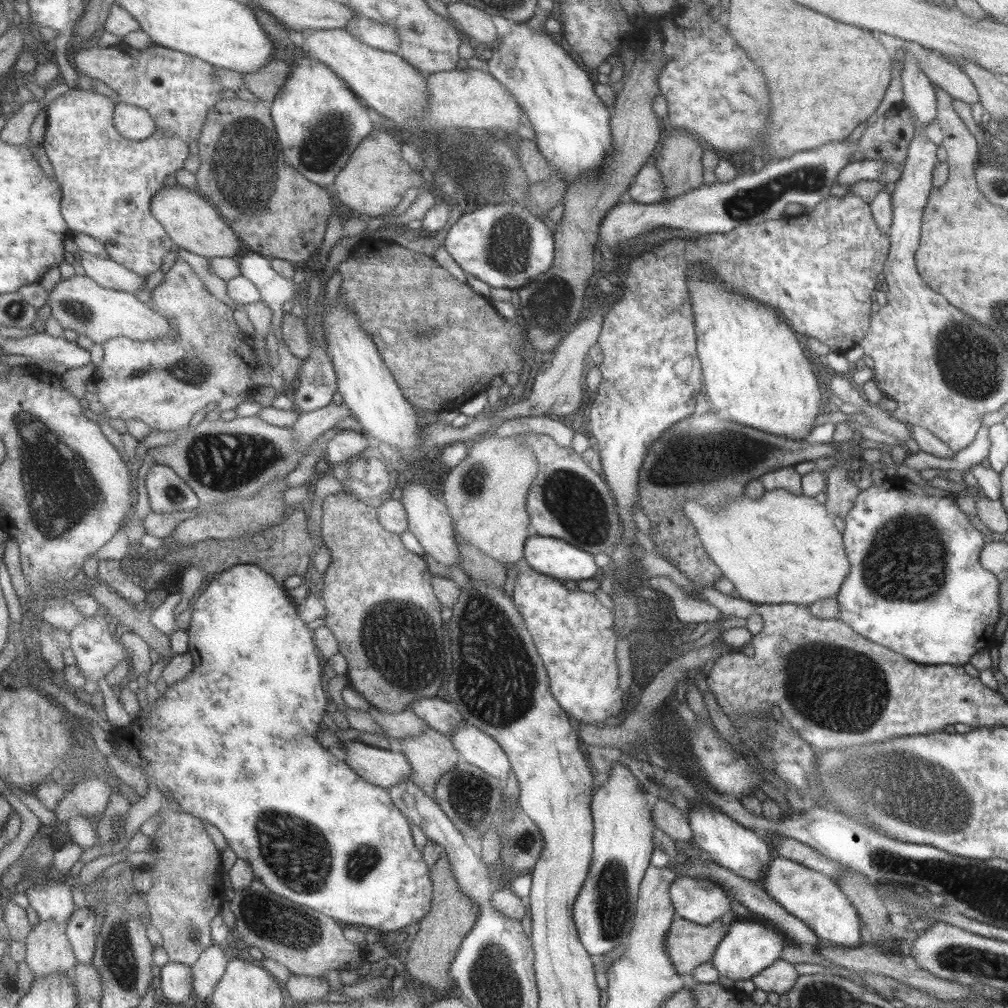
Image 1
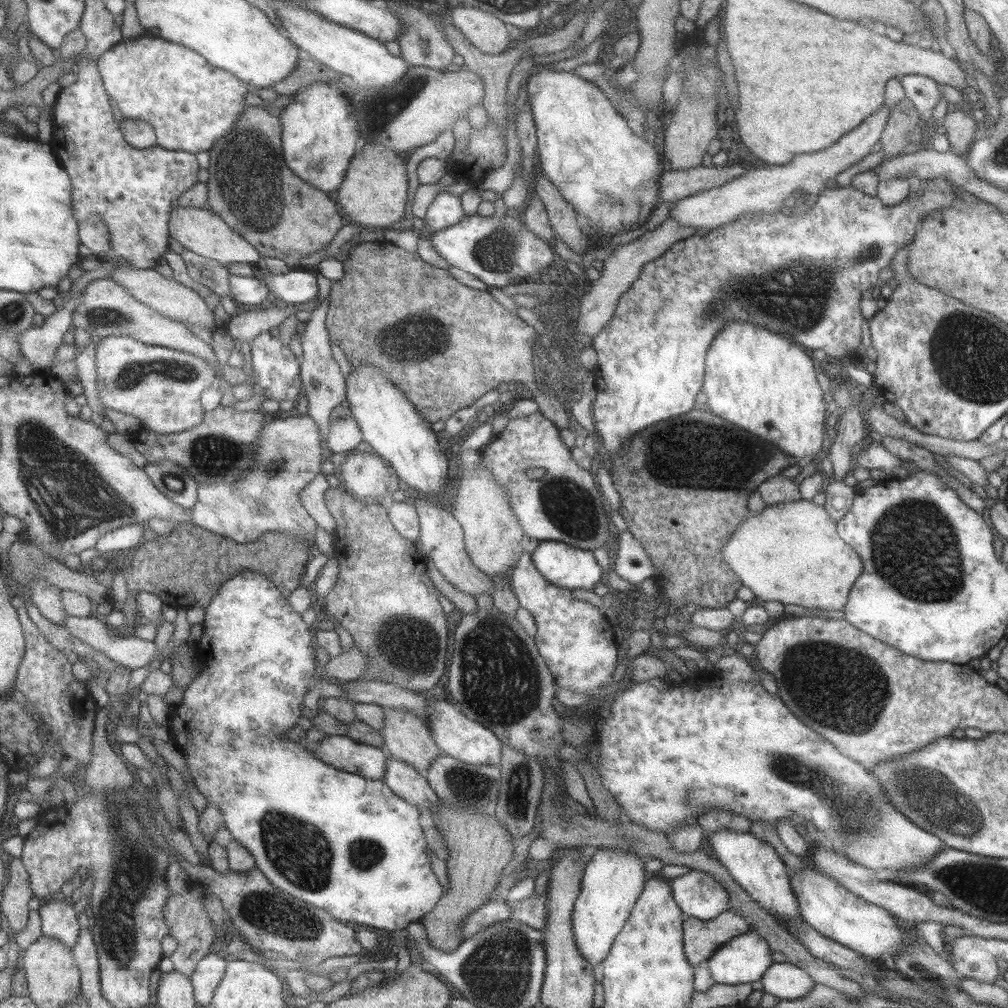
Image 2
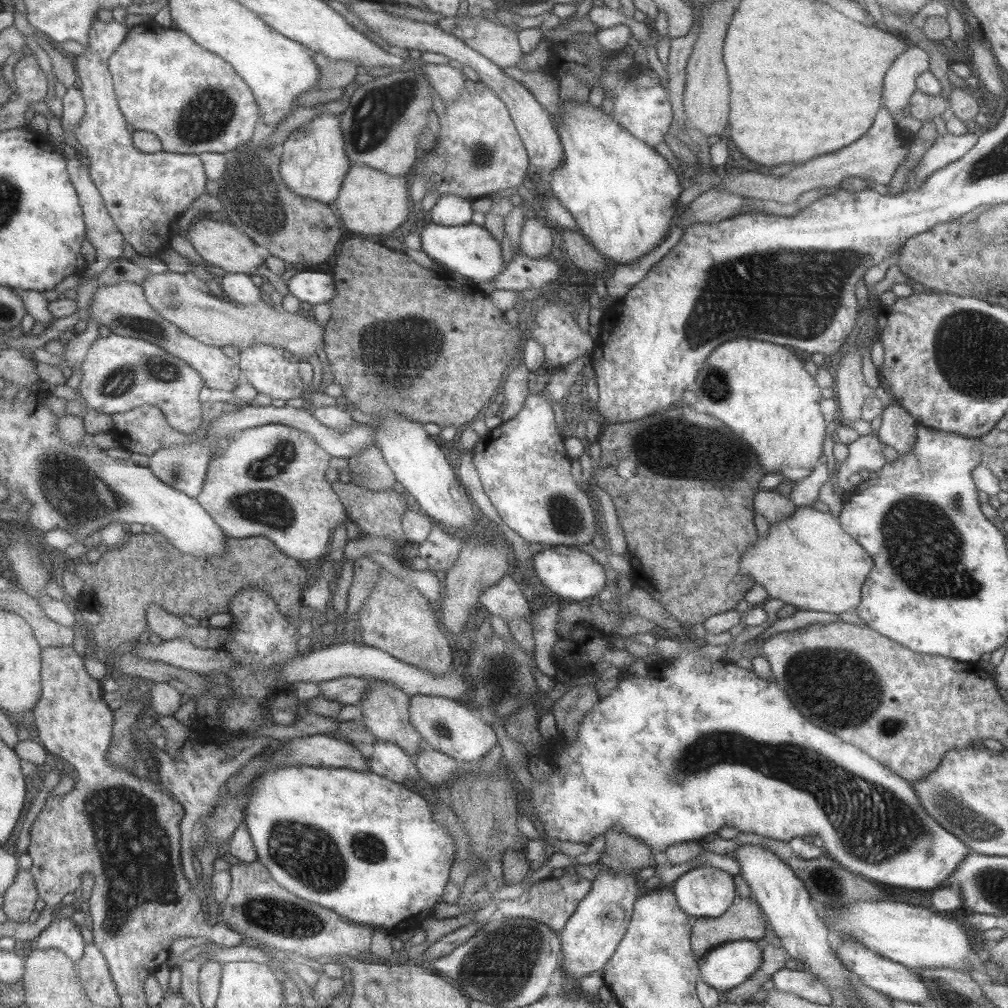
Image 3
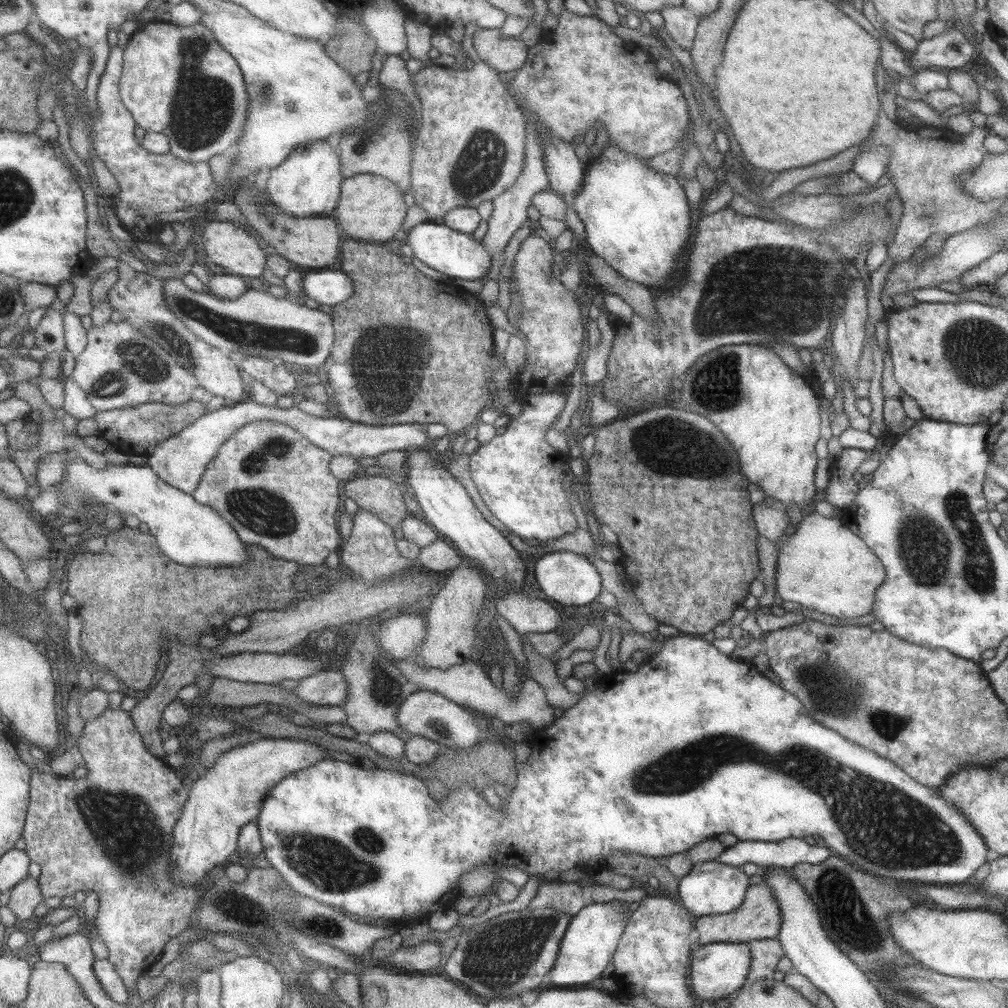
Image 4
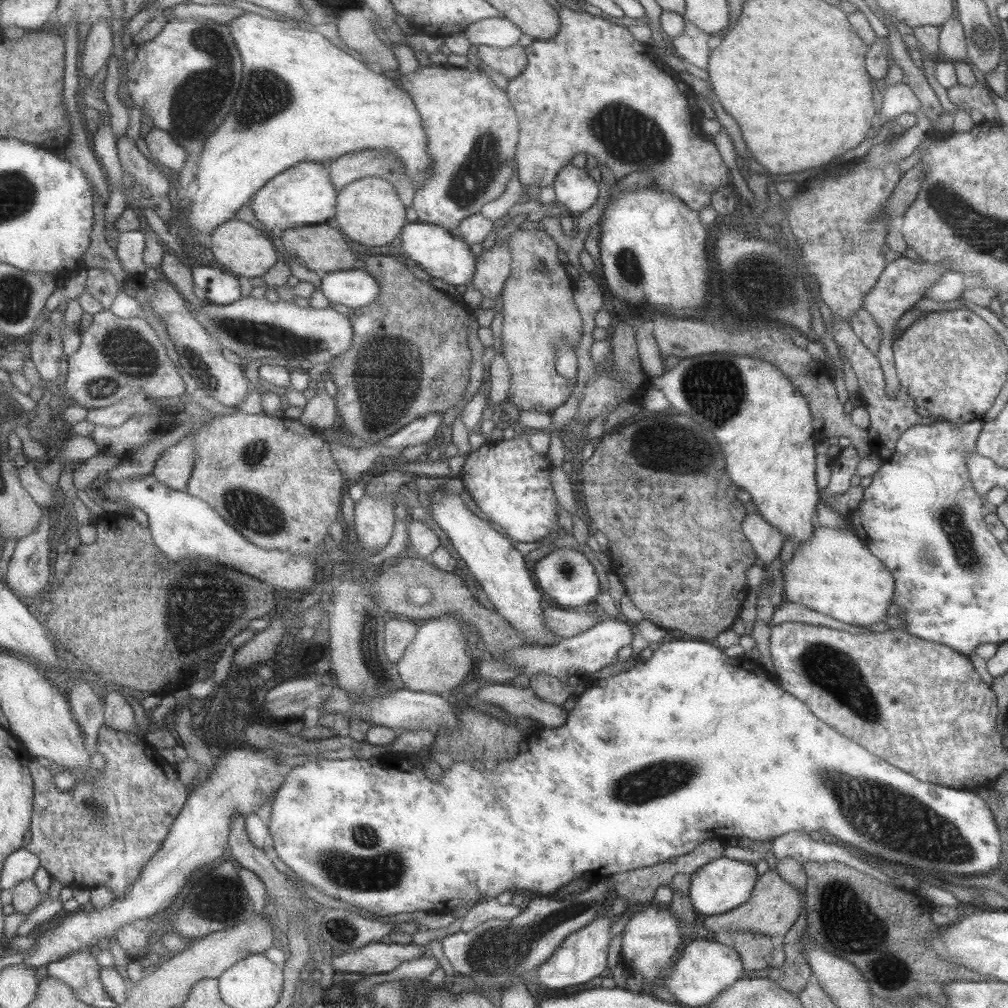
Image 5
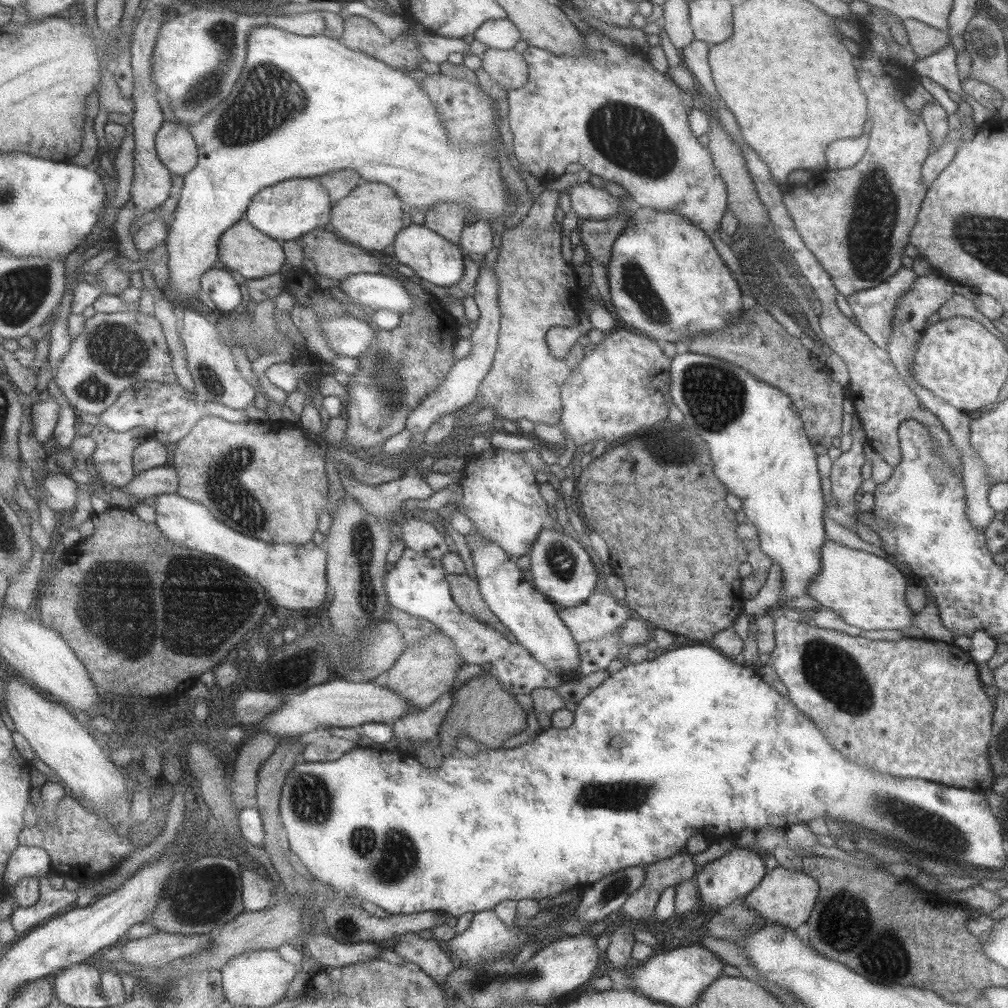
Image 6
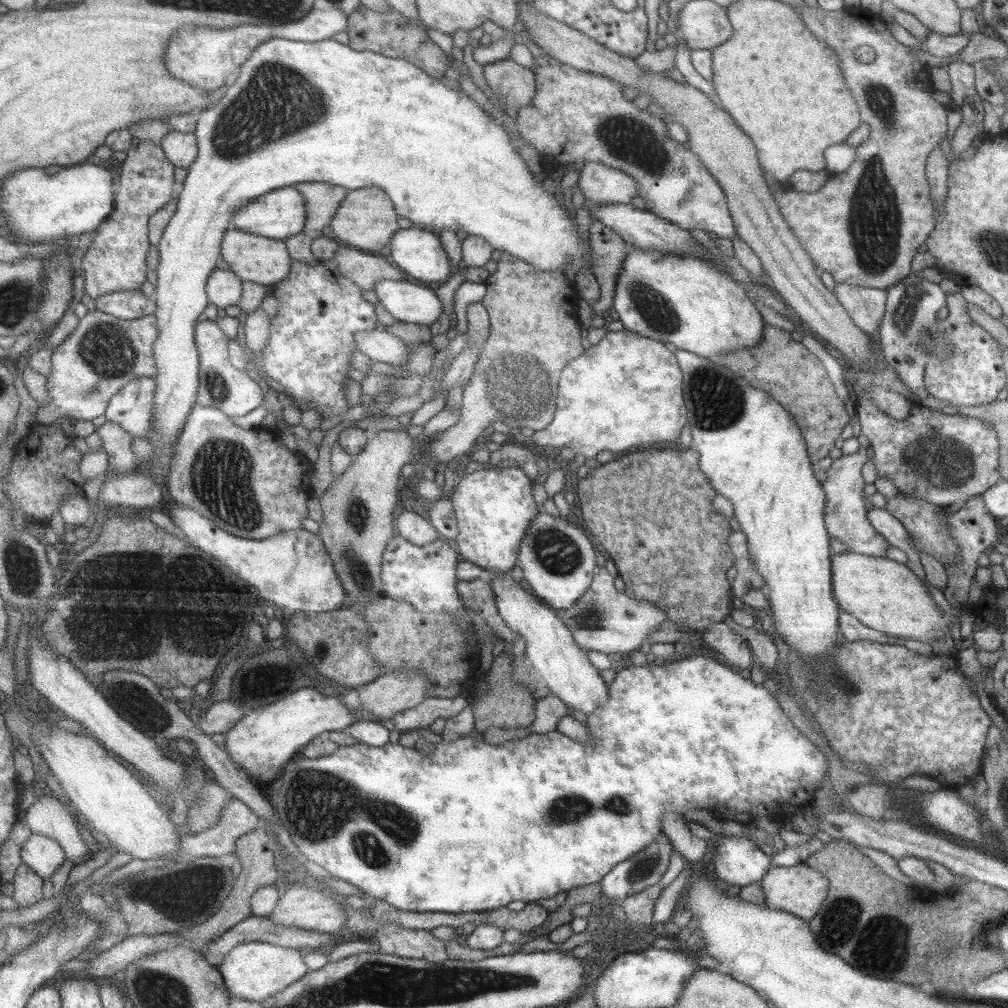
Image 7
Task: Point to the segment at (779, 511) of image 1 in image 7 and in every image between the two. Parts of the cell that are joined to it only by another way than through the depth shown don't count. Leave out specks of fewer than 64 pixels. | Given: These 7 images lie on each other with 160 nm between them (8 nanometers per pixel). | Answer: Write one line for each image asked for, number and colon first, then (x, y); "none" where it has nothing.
2: (790, 553)
3: (806, 561)
4: (822, 566)
5: (833, 573)
6: (866, 591)
7: (886, 596)

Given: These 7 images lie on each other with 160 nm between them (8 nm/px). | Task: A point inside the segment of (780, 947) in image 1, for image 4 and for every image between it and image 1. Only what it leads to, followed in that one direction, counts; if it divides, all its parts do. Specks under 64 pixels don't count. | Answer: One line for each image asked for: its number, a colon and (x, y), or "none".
2: (743, 959)
3: (727, 965)
4: (717, 970)

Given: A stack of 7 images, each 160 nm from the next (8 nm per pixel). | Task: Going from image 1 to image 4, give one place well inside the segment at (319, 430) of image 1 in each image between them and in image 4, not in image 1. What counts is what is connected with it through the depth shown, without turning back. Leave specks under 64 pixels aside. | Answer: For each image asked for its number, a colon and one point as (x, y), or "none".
2: (266, 500)
3: (270, 482)
4: (272, 484)

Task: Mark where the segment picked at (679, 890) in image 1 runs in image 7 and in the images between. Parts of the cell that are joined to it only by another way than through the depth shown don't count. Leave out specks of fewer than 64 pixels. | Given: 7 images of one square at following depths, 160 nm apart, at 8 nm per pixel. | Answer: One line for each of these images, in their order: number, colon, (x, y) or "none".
2: (698, 895)
3: (706, 892)
4: (709, 888)
5: (723, 884)
6: (735, 873)
7: (737, 861)

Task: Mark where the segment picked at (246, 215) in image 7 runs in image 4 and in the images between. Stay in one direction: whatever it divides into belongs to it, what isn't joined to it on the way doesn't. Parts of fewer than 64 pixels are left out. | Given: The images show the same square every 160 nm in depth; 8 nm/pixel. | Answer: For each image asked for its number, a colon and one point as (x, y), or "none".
4: (309, 182)
5: (305, 194)
6: (290, 209)

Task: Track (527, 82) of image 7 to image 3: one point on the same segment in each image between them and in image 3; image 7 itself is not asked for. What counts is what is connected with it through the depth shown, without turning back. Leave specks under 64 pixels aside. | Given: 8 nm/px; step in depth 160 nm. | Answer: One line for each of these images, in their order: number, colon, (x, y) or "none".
3: (498, 43)
4: (503, 54)
5: (510, 61)
6: (507, 68)

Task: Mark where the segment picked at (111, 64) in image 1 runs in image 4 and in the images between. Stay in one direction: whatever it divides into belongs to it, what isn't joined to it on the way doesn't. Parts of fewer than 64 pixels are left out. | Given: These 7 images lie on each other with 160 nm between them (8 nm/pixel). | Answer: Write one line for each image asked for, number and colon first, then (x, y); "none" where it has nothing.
2: (192, 104)
3: (194, 101)
4: (179, 81)

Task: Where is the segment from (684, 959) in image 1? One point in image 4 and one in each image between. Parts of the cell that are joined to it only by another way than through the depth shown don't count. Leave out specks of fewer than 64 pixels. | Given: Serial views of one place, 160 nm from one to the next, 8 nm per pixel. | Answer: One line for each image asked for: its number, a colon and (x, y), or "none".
2: (701, 938)
3: (743, 919)
4: (757, 917)

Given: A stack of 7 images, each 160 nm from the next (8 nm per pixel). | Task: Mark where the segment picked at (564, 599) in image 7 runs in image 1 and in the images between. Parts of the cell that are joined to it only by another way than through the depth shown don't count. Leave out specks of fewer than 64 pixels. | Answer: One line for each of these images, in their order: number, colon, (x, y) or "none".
1: (552, 557)
2: (564, 566)
3: (571, 574)
4: (565, 577)
5: (565, 575)
6: (561, 569)

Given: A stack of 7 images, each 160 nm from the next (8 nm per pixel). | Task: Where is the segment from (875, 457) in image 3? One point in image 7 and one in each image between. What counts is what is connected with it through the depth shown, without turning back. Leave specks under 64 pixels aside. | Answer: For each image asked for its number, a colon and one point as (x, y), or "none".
4: (841, 490)
5: (843, 466)
6: (844, 478)
7: (844, 514)

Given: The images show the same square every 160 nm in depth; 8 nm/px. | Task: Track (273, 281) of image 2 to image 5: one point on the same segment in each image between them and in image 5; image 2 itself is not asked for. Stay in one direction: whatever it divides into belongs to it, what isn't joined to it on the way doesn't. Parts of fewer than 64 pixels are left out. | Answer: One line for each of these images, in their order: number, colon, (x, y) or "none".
3: (311, 287)
4: (331, 287)
5: (353, 288)

